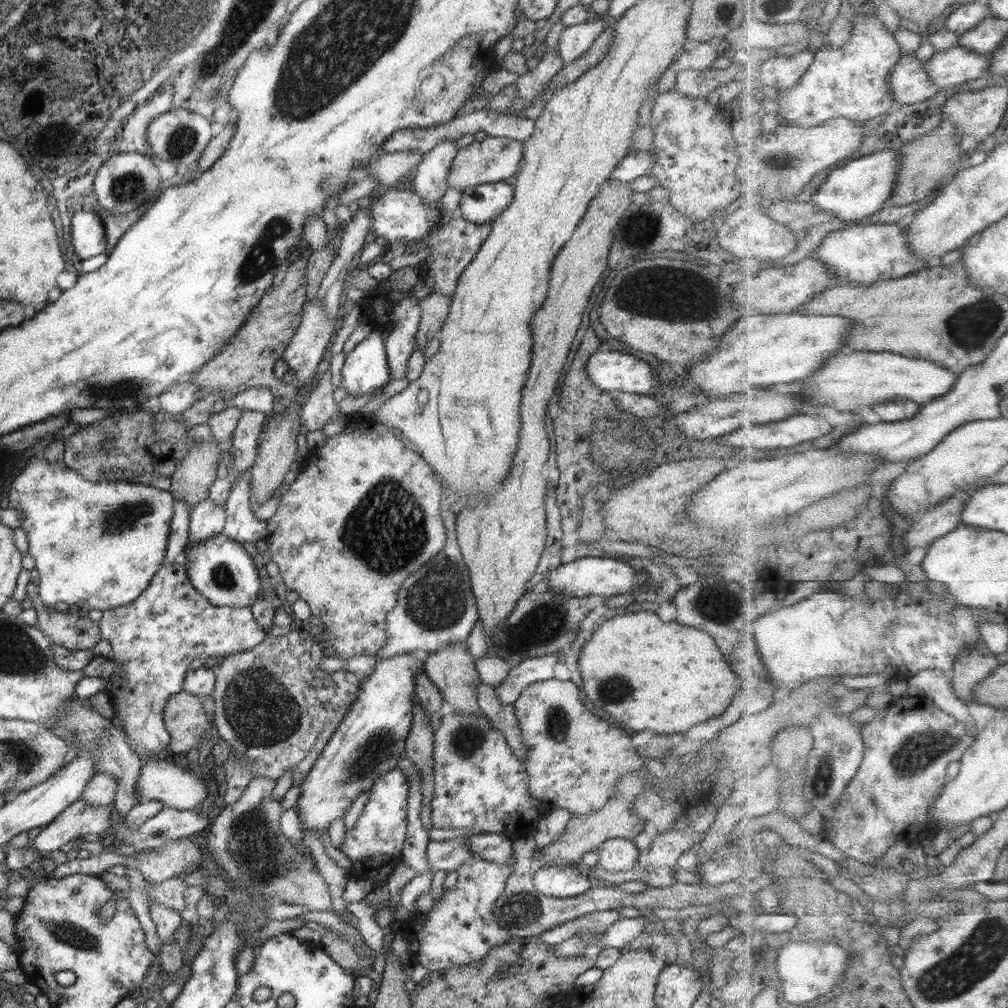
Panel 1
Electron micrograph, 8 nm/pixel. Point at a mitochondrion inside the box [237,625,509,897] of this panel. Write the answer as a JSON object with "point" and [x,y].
{"point":[378,747]}

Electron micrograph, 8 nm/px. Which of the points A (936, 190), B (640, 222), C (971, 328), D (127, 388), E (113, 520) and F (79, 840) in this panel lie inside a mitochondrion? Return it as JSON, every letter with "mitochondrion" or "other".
{"A":"other","B":"mitochondrion","C":"mitochondrion","D":"mitochondrion","E":"mitochondrion","F":"other"}

